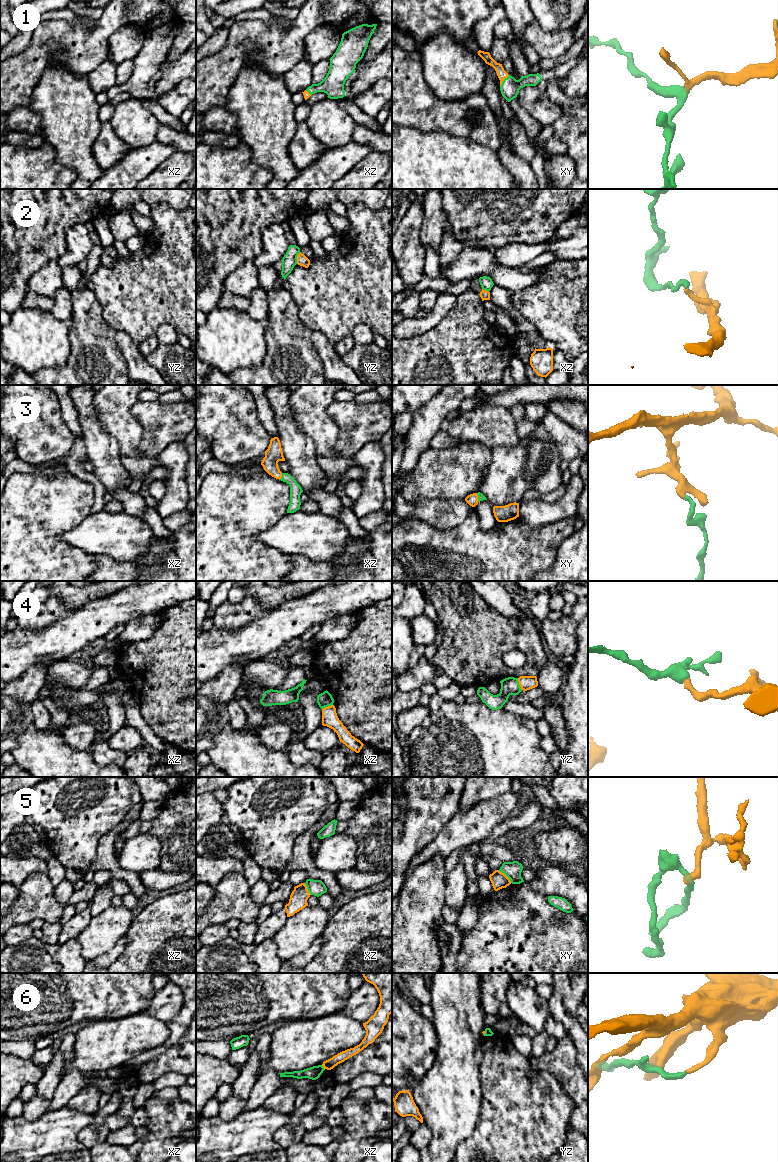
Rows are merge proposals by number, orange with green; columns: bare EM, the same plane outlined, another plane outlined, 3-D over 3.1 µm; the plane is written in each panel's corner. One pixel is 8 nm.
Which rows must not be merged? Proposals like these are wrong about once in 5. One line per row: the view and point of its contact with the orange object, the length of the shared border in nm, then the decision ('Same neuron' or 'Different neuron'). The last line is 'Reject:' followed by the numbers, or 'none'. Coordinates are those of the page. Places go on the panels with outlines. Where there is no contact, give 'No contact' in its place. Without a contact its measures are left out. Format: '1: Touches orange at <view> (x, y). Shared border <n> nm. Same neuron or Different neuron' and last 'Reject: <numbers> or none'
1: Touches orange at xy (503, 80). Shared border 120 nm. Same neuron
2: Touches orange at yz (297, 258). Shared border 100 nm. Different neuron
3: Touches orange at xz (281, 476). Shared border 60 nm. Same neuron
4: Touches orange at yz (519, 684). Shared border 100 nm. Same neuron
5: Touches orange at xy (505, 875). Shared border 150 nm. Different neuron
6: Touches orange at xz (323, 1066). Shared border 50 nm. Different neuron
Reject: 2, 5, 6

